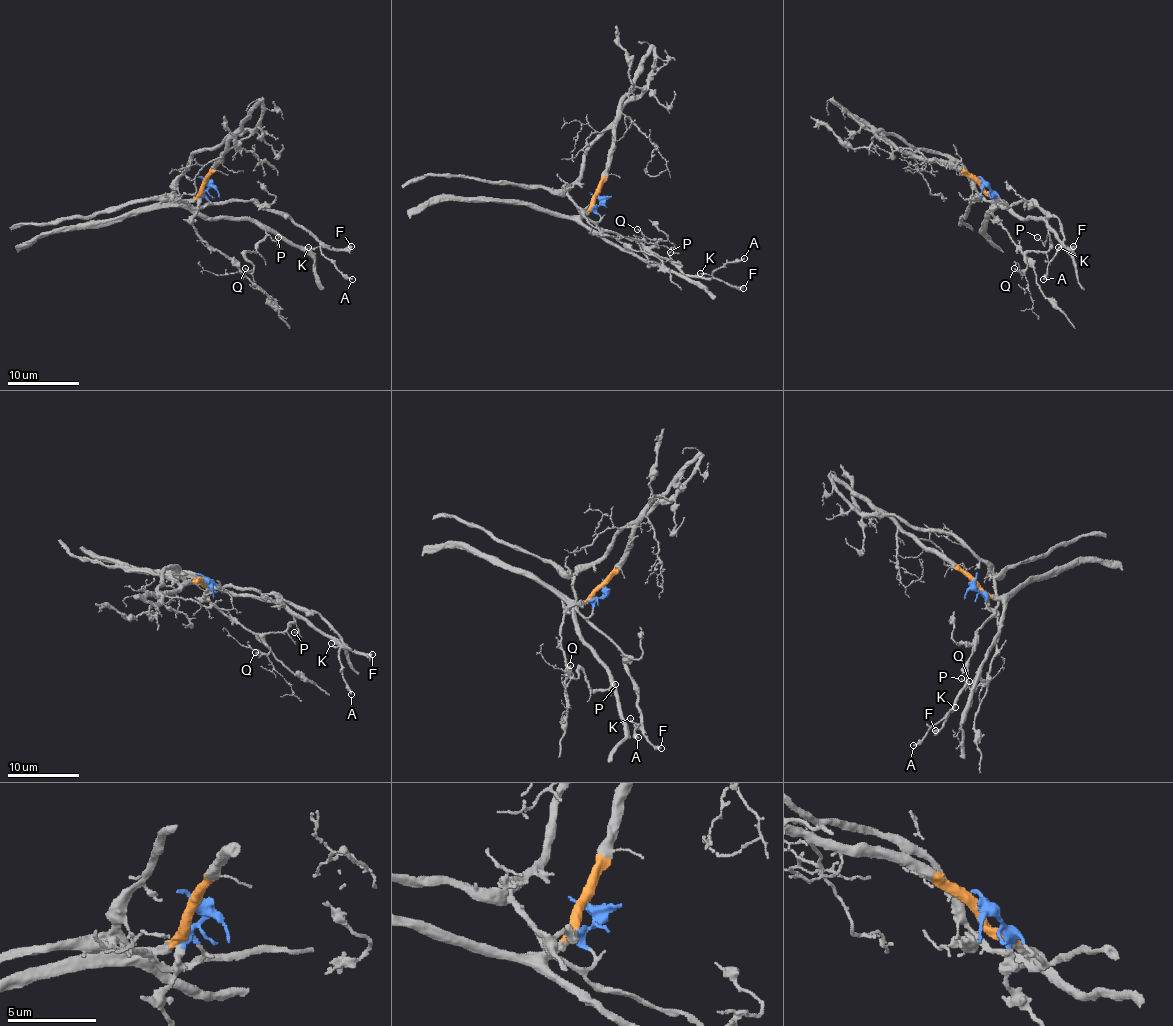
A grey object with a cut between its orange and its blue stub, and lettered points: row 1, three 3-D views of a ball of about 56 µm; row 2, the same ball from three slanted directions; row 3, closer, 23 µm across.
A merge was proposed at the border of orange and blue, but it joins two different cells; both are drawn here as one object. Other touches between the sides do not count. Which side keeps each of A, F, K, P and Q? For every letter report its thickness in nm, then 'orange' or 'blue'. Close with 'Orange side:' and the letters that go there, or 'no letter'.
A: calibre 240 nm; blue
F: calibre 420 nm; blue
K: calibre 130 nm; blue
P: calibre 100 nm; orange
Q: calibre 130 nm; orange
Orange side: P, Q

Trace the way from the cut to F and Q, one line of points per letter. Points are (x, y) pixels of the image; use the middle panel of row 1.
F: (597, 196), (597, 214), (601, 217), (597, 223), (601, 228), (638, 239), (686, 274), (720, 280), (743, 289)
Q: (597, 196), (581, 219), (586, 226), (658, 264), (647, 262), (636, 240), (645, 240), (643, 235), (636, 230)

